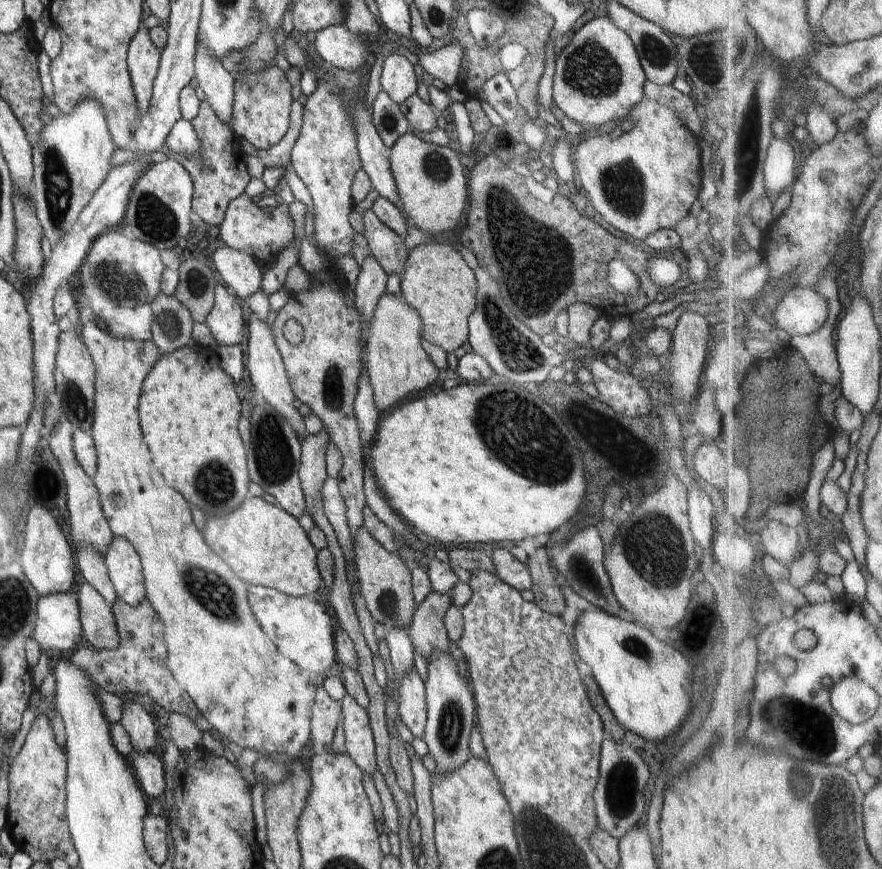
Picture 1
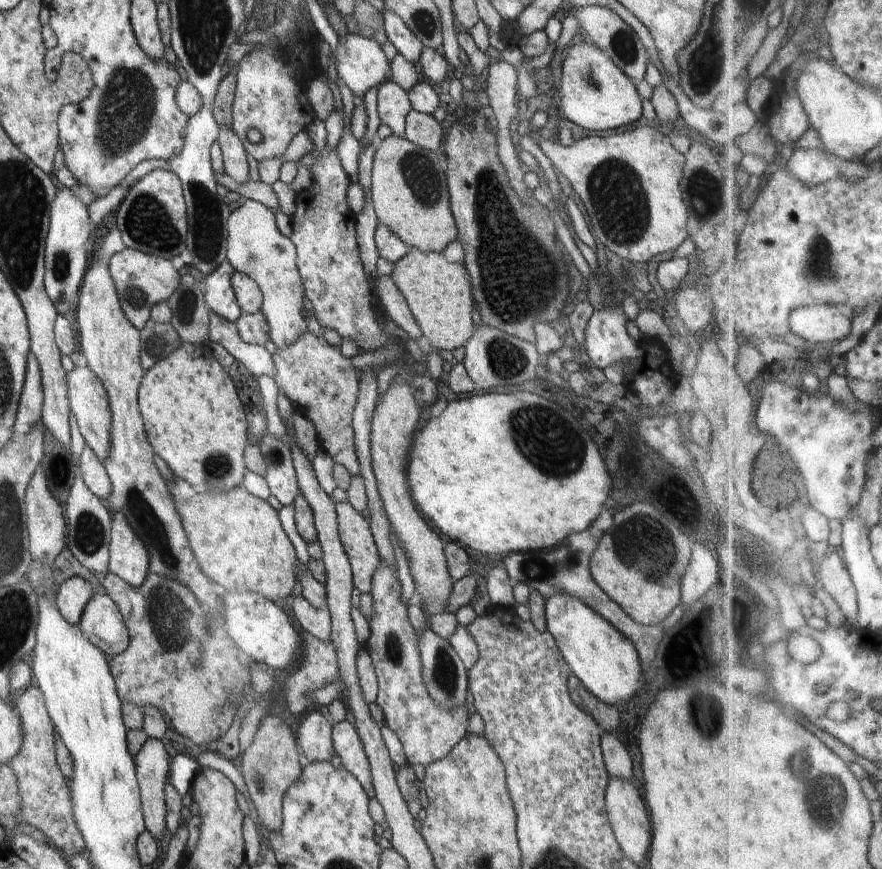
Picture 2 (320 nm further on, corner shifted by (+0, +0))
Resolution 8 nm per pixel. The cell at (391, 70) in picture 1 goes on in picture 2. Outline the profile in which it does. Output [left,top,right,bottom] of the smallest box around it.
[378,80,412,137]

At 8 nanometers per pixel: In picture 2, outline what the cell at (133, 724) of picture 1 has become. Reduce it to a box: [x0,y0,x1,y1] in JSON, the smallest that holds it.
[133,737,170,839]

